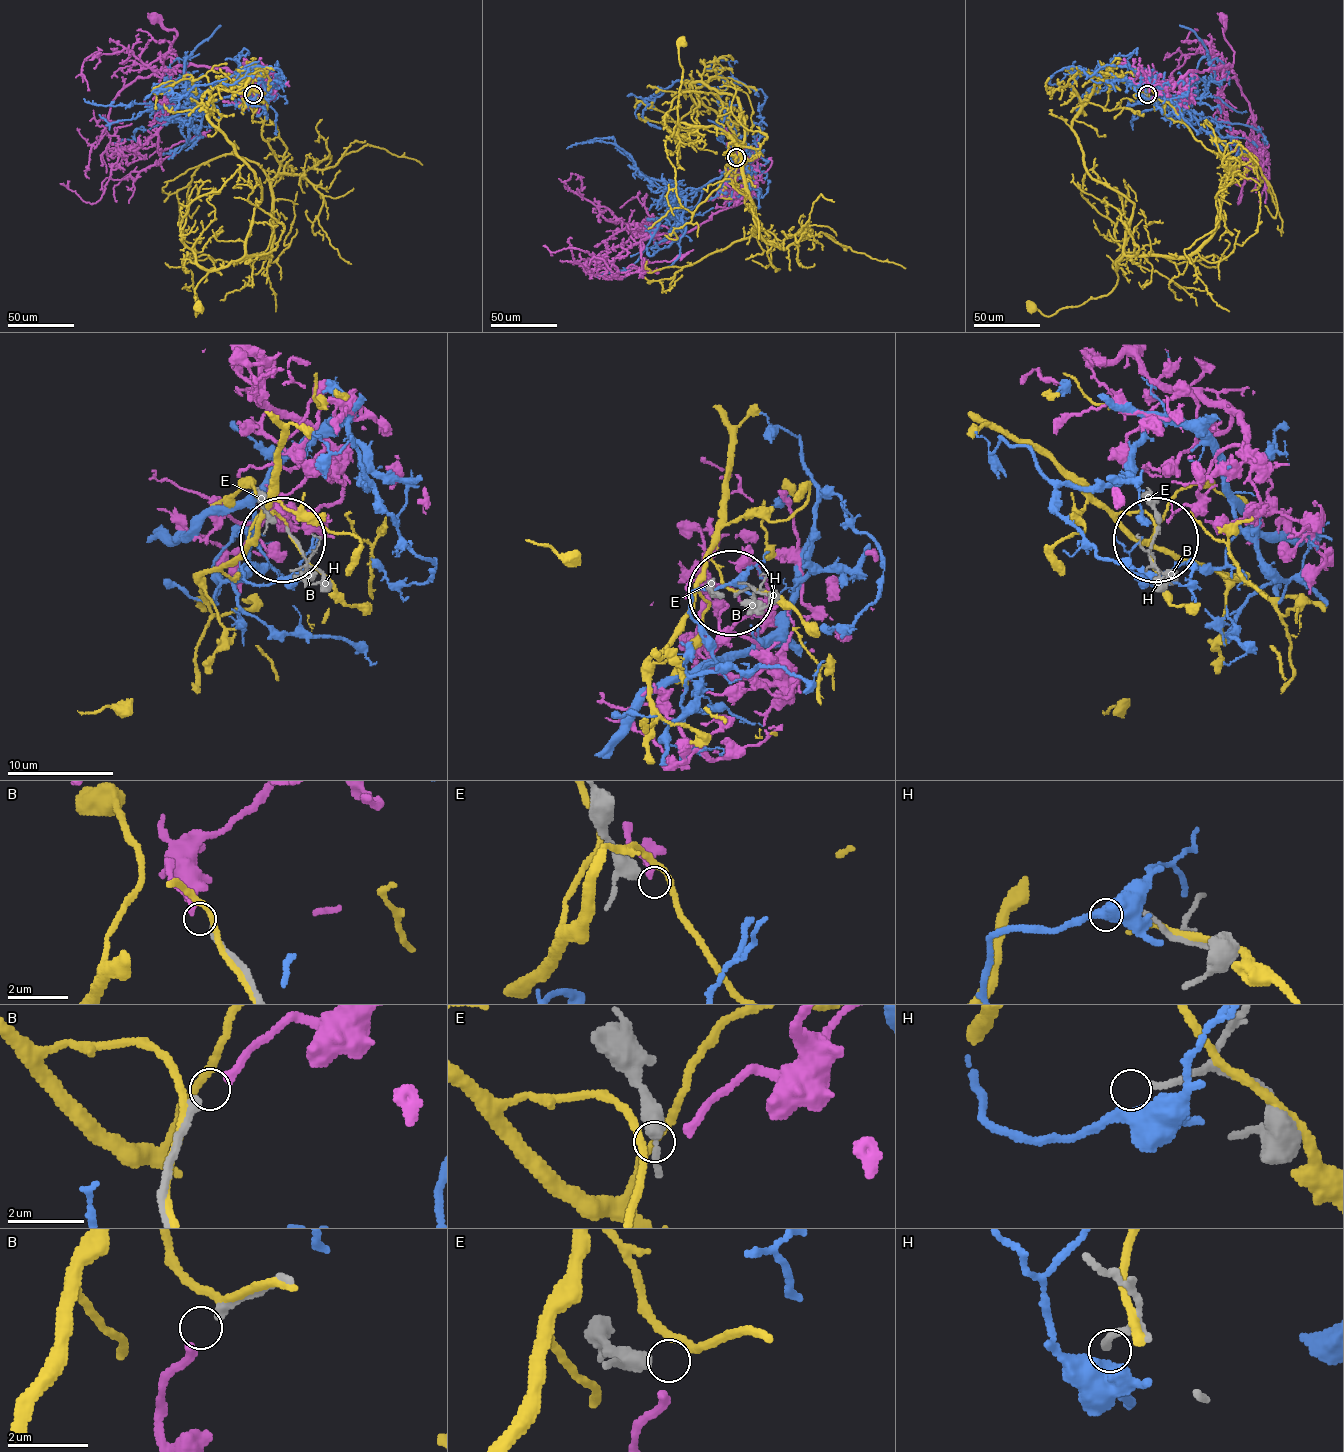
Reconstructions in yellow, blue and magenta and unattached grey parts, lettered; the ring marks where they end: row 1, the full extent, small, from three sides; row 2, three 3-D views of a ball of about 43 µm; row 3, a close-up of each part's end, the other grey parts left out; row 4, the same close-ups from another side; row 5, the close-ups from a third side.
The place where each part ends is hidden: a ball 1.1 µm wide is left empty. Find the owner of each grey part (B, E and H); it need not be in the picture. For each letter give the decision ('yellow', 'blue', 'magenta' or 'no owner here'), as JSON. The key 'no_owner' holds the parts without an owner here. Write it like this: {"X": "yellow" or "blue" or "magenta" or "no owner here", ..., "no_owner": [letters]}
{"B": "magenta", "E": "no owner here", "H": "blue", "no_owner": ["E"]}

